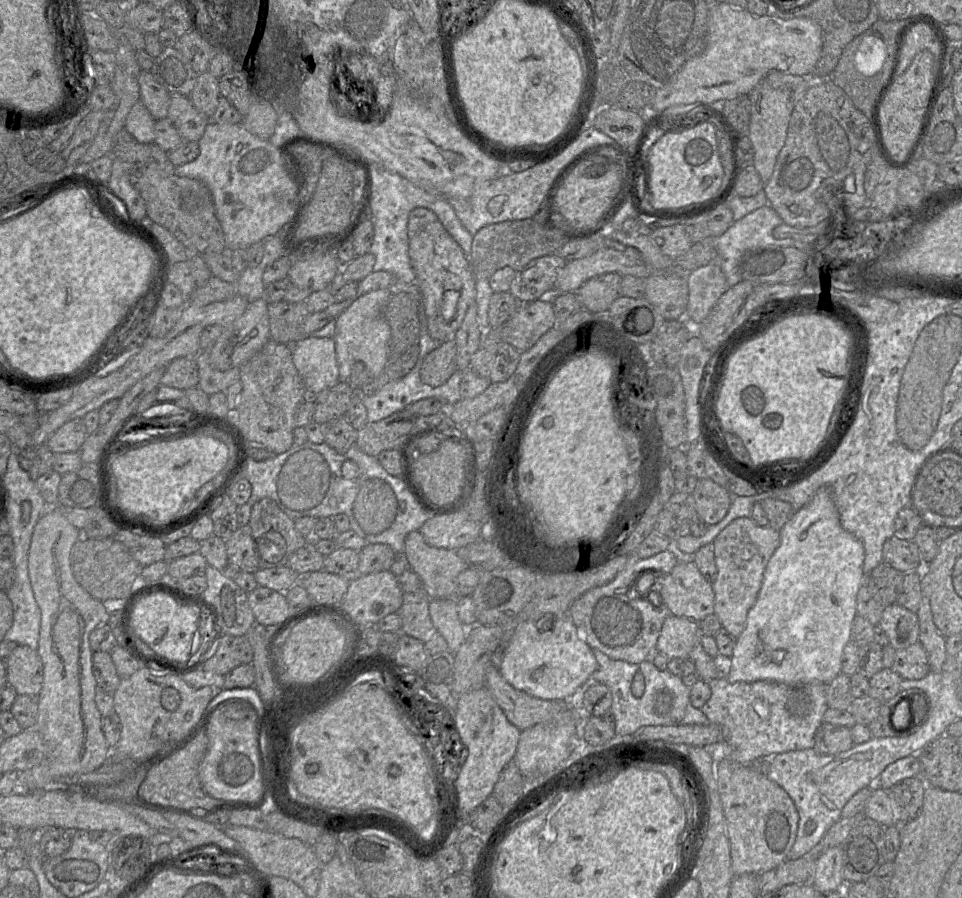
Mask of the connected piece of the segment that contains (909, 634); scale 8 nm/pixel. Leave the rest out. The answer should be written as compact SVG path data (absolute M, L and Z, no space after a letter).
M897 603L883 608L879 625L885 631L889 644L896 651L919 641L917 613L913 613Z

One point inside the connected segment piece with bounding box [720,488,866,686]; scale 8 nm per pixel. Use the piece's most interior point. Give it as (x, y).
(795, 633)

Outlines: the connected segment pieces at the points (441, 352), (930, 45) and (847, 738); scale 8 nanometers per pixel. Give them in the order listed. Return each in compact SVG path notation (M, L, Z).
M453 339L440 344L424 359L420 369L421 381L431 387L443 385L456 371L456 344Z
M928 23L915 25L907 34L896 70L897 76L900 76L907 69L914 56L922 50L929 50L933 57L938 56L942 50L942 42L937 31Z
M822 722L816 730L813 749L820 755L833 755L853 745L851 728Z

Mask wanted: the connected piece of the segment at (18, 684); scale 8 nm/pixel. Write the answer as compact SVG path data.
M18 645L4 661L8 685L18 695L37 697L43 683L43 665L36 650Z

